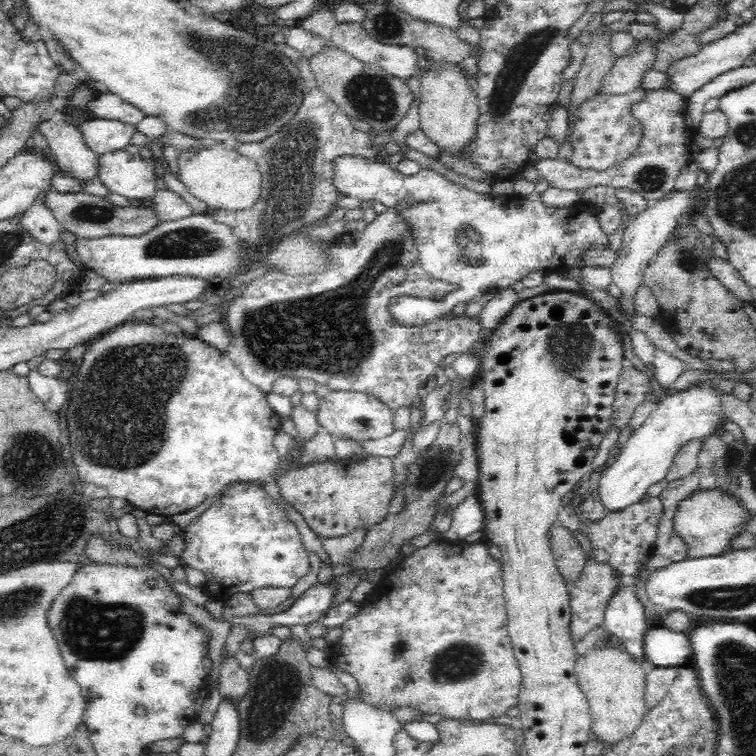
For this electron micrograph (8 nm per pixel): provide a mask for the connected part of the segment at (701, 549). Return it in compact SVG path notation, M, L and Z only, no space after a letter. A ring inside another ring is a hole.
M718 487L700 489L684 499L674 516L674 528L685 539L691 558L718 556L731 549L729 541L744 531L745 523L750 519L748 510L741 507L738 497L725 494Z

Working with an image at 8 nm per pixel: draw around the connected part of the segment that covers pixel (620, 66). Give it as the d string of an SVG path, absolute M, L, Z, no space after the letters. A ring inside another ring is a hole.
M660 41L641 42L634 55L618 57L614 66L600 82L602 94L624 94L640 88L643 75L648 71L648 62L652 60L652 46Z

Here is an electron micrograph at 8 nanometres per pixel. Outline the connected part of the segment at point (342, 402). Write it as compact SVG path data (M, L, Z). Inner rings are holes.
M330 391L320 398L317 412L319 425L334 437L351 440L378 440L394 432L394 410L378 397L360 392Z

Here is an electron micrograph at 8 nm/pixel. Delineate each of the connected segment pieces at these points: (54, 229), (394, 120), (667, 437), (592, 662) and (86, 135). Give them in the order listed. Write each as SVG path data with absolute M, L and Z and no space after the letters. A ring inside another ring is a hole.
M43 191L36 196L34 204L26 209L23 214L23 225L36 237L36 240L44 244L53 244L61 240L61 224L53 216L48 208L46 197L48 191Z
M327 45L318 50L309 59L309 65L319 89L329 96L349 118L370 124L372 136L392 132L404 119L414 102L414 96L410 87L406 86L406 81L378 65L360 62L336 46Z
M689 388L664 397L644 424L631 432L616 461L603 470L598 480L598 501L602 502L606 513L620 512L638 502L647 494L648 488L664 479L680 446L694 438L704 440L721 431L724 416L718 404L720 397L707 388Z
M593 646L582 654L576 662L577 683L587 696L591 716L592 736L606 747L616 744L644 721L644 690L646 673L622 647L598 648Z
M92 119L84 122L79 131L86 146L100 154L125 150L137 126L116 120Z

